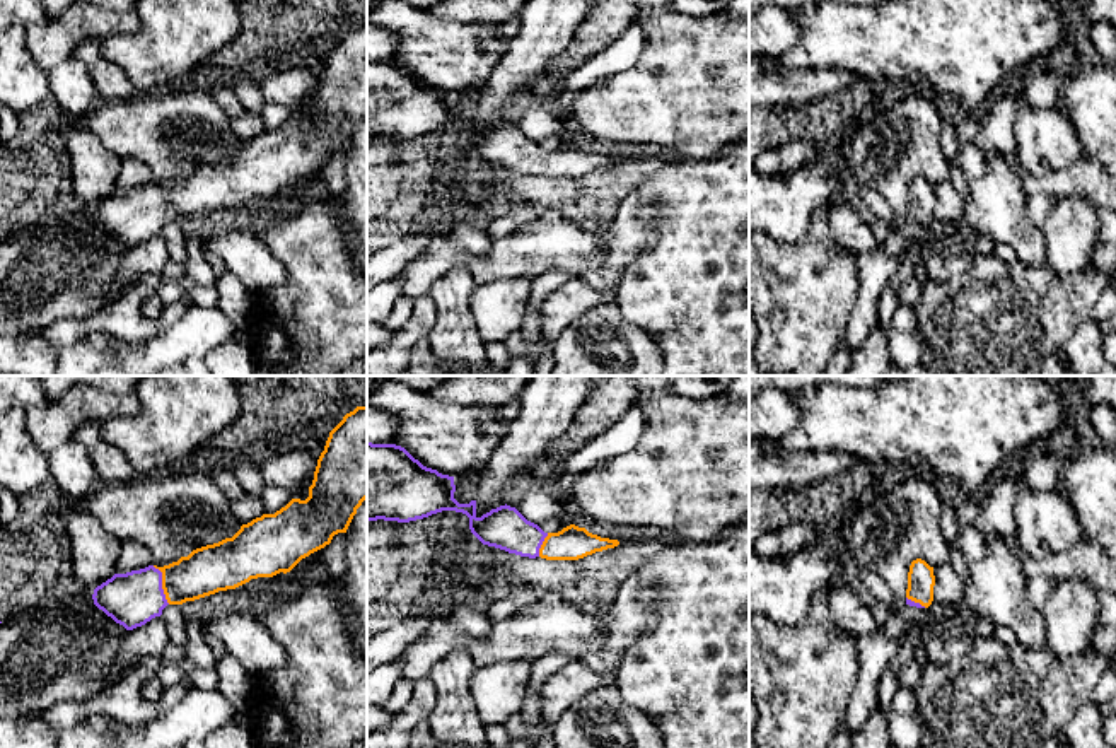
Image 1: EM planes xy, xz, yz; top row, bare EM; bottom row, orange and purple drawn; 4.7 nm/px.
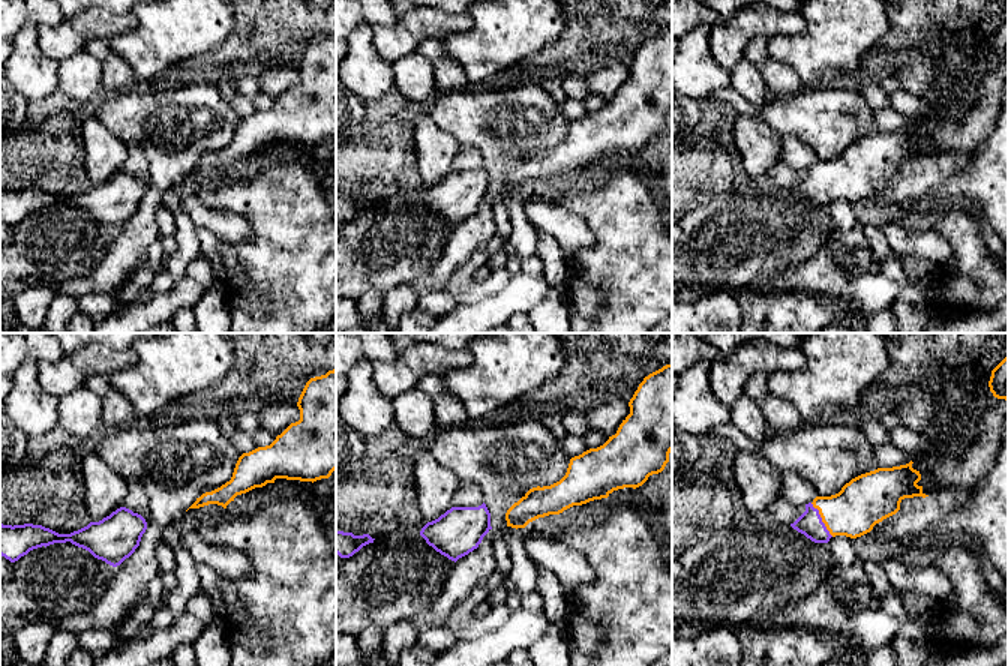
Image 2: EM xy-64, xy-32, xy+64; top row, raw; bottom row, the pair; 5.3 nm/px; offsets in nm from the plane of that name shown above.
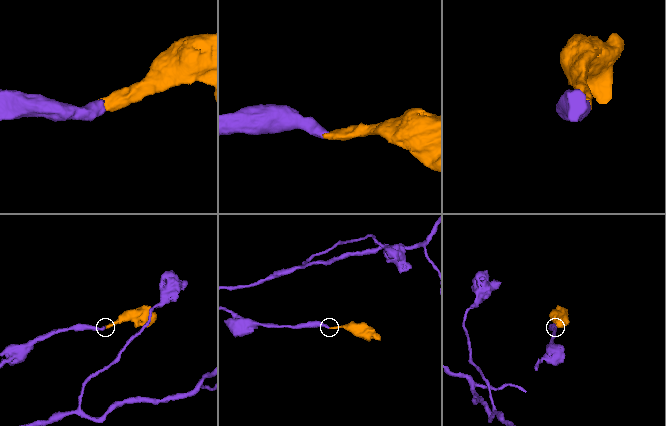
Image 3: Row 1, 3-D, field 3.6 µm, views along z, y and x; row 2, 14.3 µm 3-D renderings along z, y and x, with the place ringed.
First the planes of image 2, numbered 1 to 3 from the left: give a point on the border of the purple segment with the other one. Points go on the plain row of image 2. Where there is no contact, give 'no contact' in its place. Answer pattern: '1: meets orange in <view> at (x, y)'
1: no contact
2: no contact
3: meets orange in xy+64 at (822, 183)

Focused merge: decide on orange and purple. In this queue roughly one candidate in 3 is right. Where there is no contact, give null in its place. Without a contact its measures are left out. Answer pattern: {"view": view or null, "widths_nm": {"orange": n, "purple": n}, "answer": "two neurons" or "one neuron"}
{"view": "xy", "widths_nm": {"orange": 220, "purple": 260}, "answer": "one neuron"}

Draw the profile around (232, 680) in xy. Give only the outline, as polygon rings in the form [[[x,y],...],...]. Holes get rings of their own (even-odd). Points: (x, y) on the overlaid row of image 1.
[[[225,649],[213,663],[217,671],[217,690],[220,690],[239,714],[241,724],[259,738],[256,714],[253,710],[256,700],[256,687],[253,676],[242,664]]]

